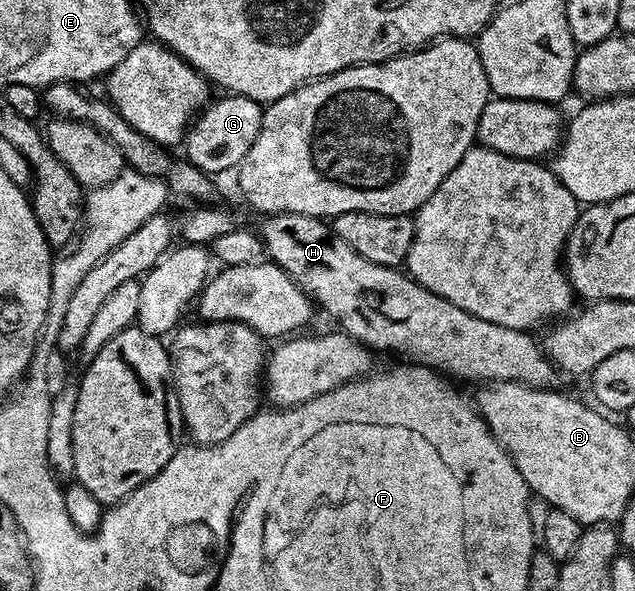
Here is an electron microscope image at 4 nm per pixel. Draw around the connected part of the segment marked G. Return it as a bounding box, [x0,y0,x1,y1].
[184,95,263,174]

